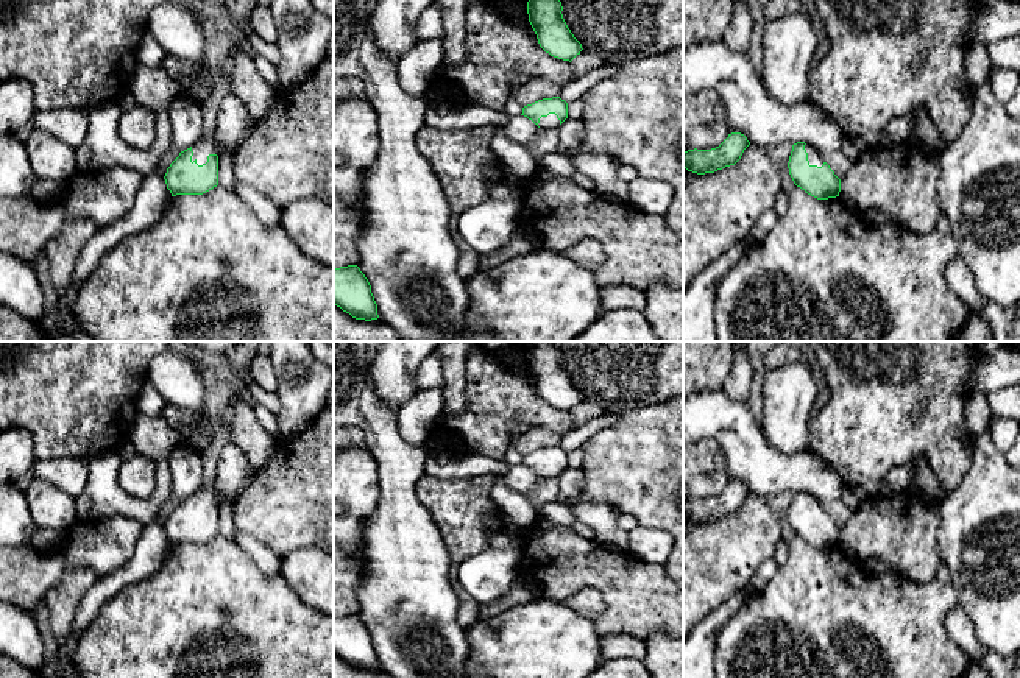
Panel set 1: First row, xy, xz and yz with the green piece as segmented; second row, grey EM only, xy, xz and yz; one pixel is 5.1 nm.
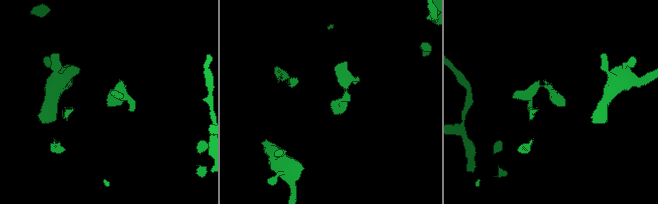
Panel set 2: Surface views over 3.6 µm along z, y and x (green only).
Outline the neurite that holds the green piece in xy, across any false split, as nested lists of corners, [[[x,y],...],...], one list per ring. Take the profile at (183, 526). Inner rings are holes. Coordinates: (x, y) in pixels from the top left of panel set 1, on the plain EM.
[[[192,496],[181,500],[164,525],[172,546],[203,544],[218,535],[218,505],[209,503],[203,514],[192,508]]]

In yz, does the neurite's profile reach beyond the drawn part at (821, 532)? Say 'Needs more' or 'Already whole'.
Already whole

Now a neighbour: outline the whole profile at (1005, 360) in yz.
[[[1001,343],[990,355],[975,360],[969,387],[989,394],[1006,387],[1020,387],[1020,348]]]

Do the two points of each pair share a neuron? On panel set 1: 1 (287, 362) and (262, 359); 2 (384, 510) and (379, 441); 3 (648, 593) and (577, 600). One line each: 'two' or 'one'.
1: two
2: one
3: two

